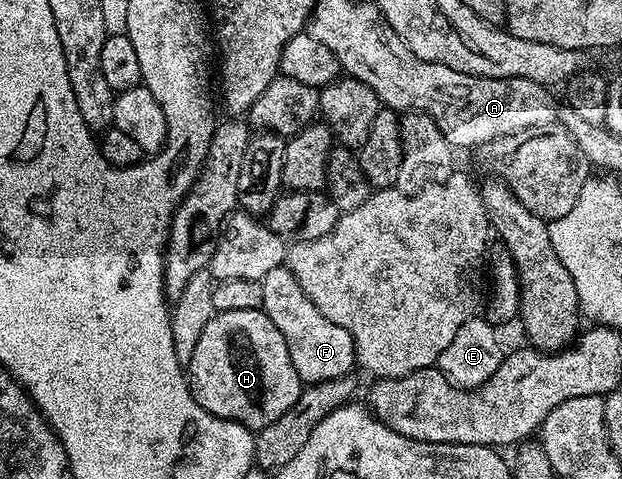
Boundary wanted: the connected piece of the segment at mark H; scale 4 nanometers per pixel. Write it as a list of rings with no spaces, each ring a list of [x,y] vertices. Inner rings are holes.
[[[261,308],[245,312],[216,312],[212,316],[189,363],[189,385],[191,395],[197,404],[201,404],[201,408],[205,408],[205,412],[239,422],[252,432],[263,430],[273,424],[273,420],[285,416],[285,412],[297,404],[299,395],[305,389],[305,384],[297,376],[297,368],[293,368],[293,360],[289,358],[285,336],[281,336],[277,324],[273,324],[273,320],[269,320]]]

